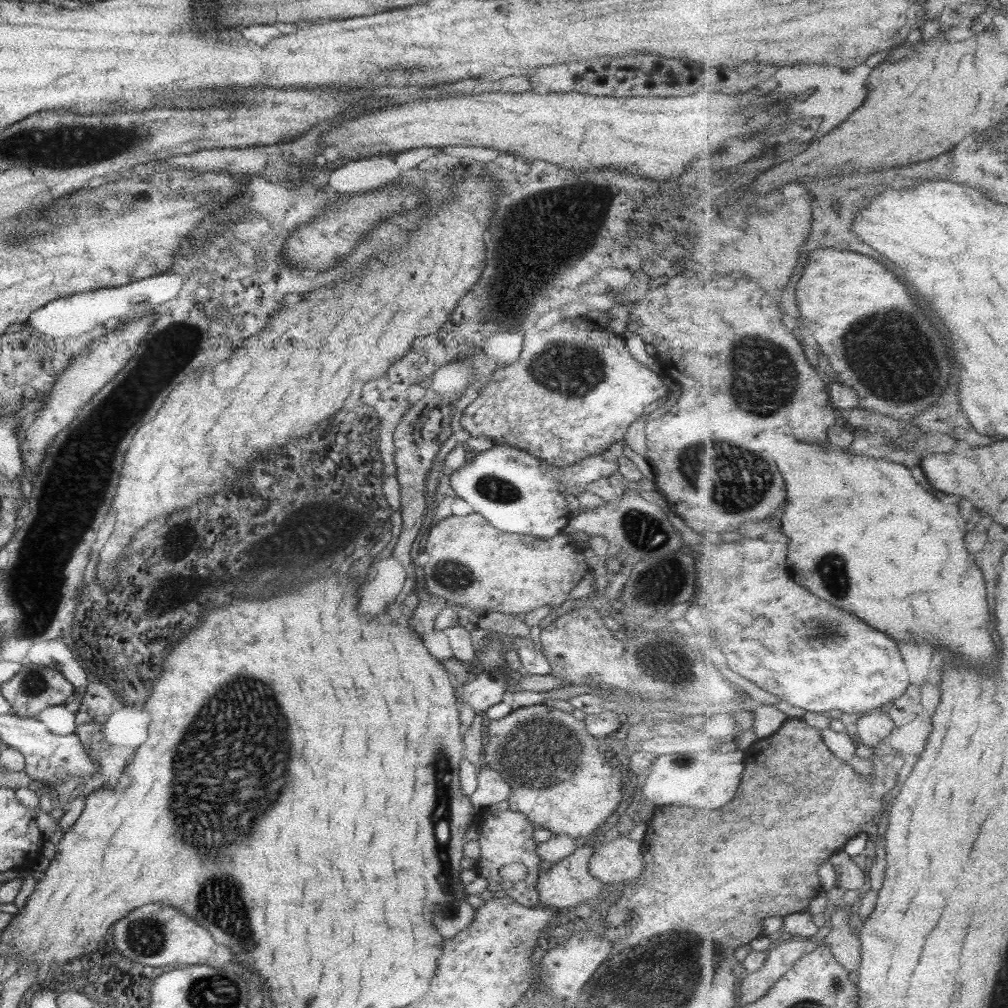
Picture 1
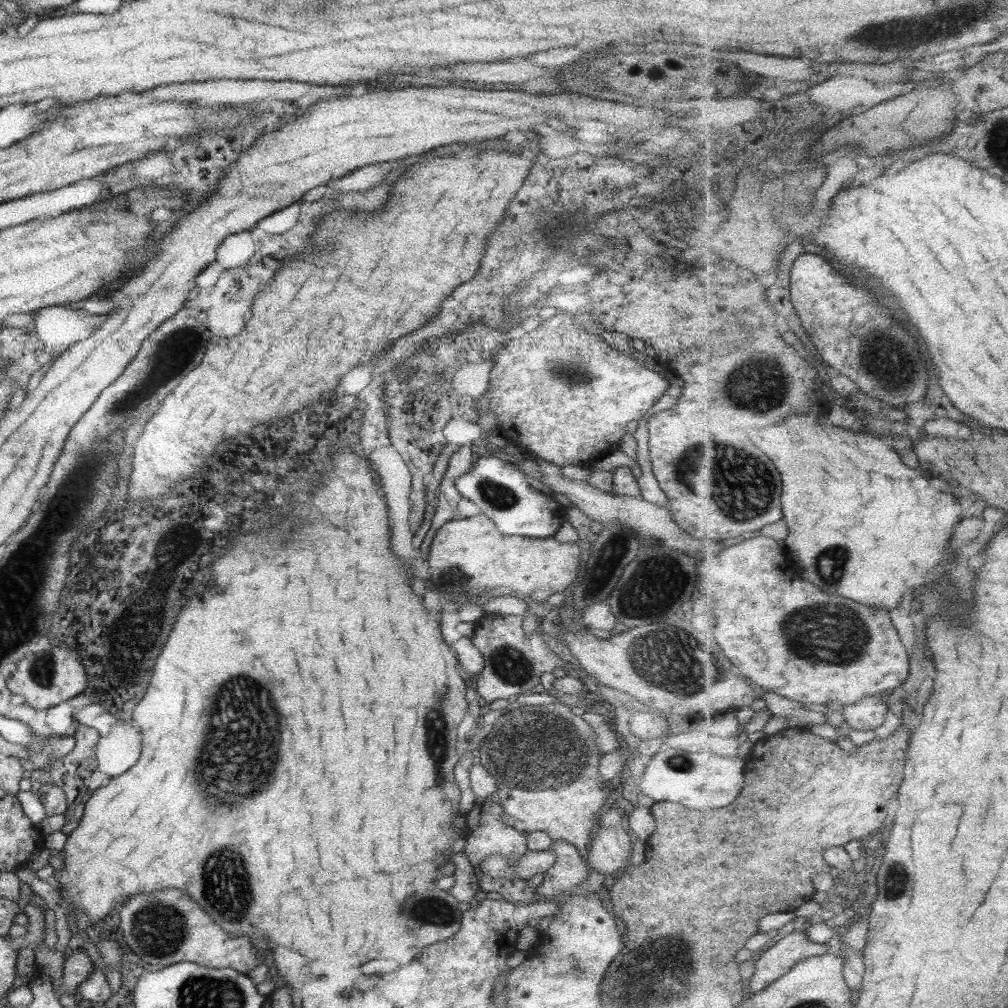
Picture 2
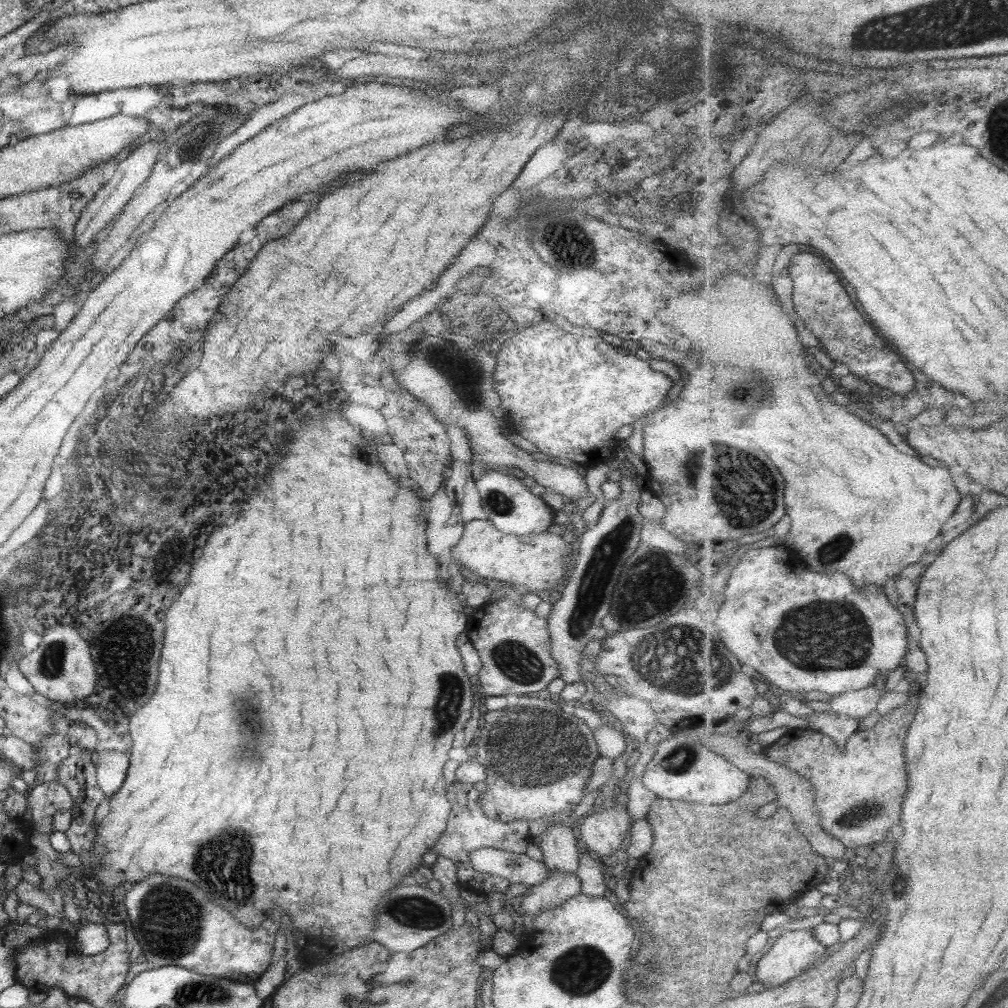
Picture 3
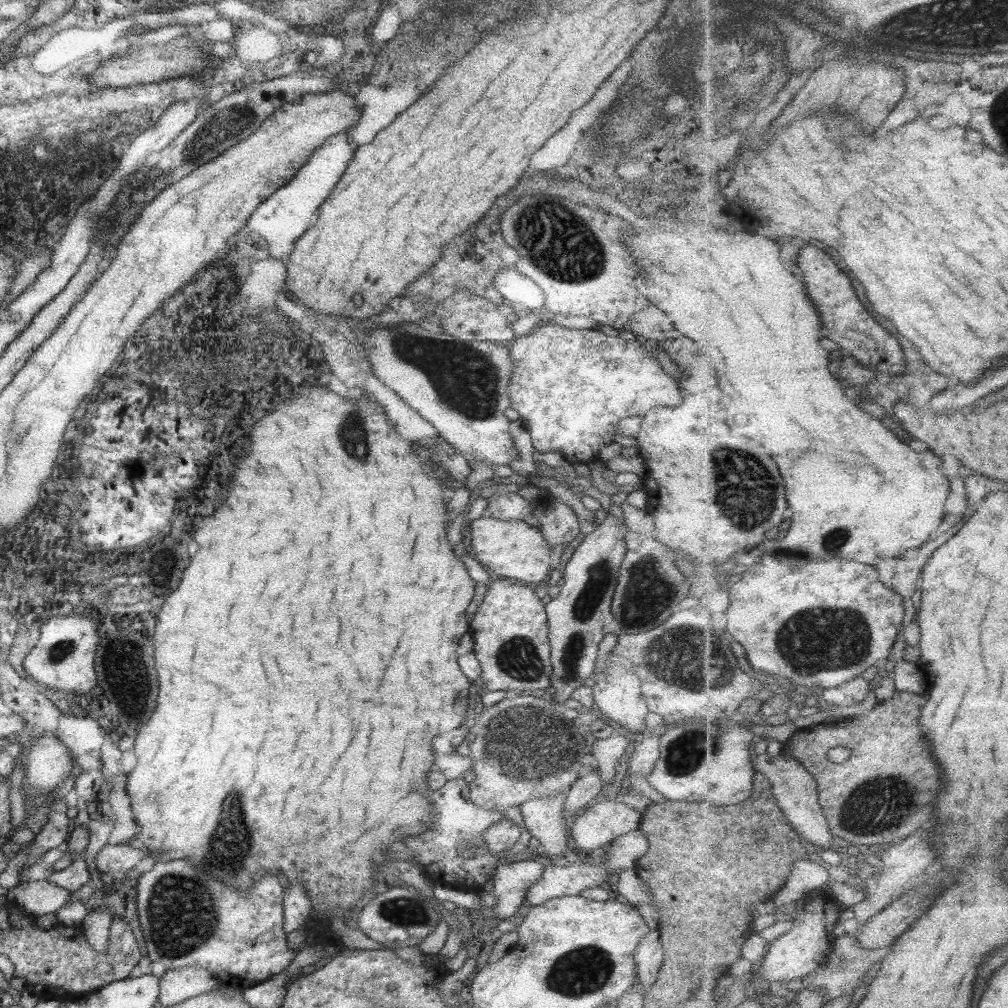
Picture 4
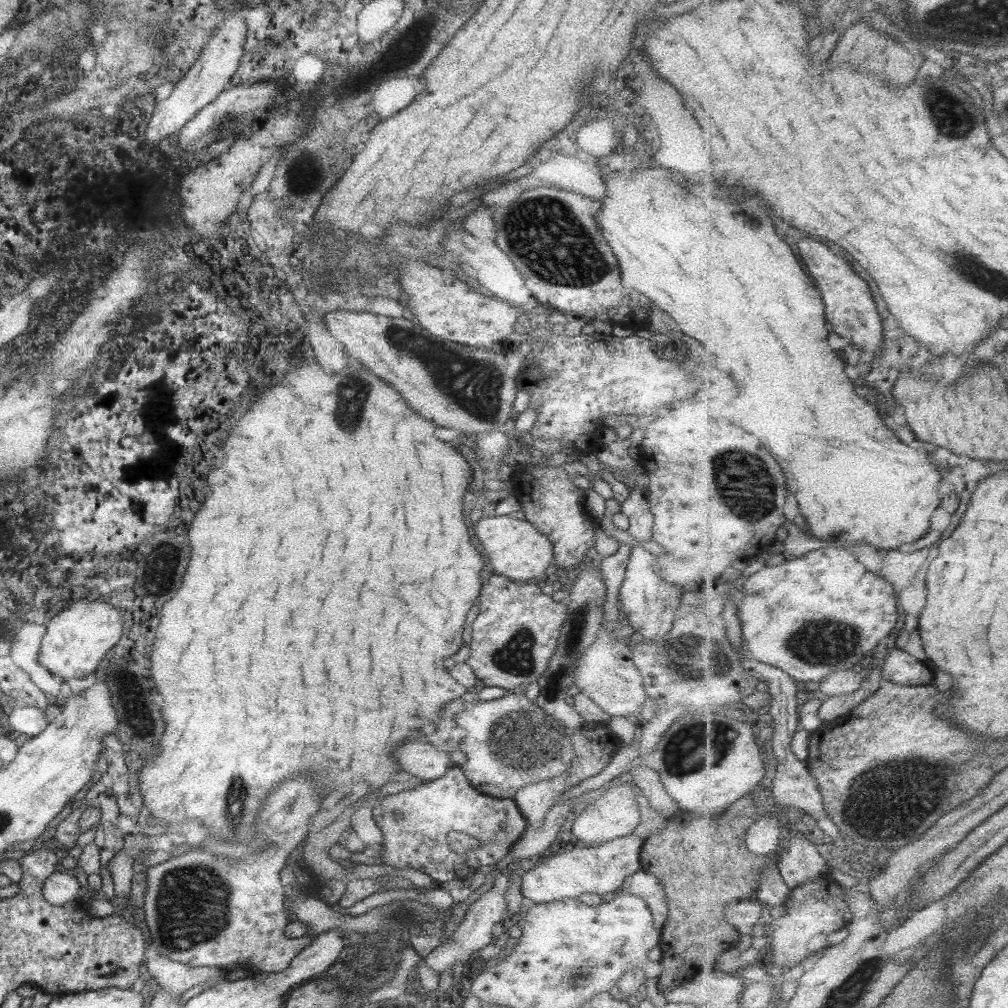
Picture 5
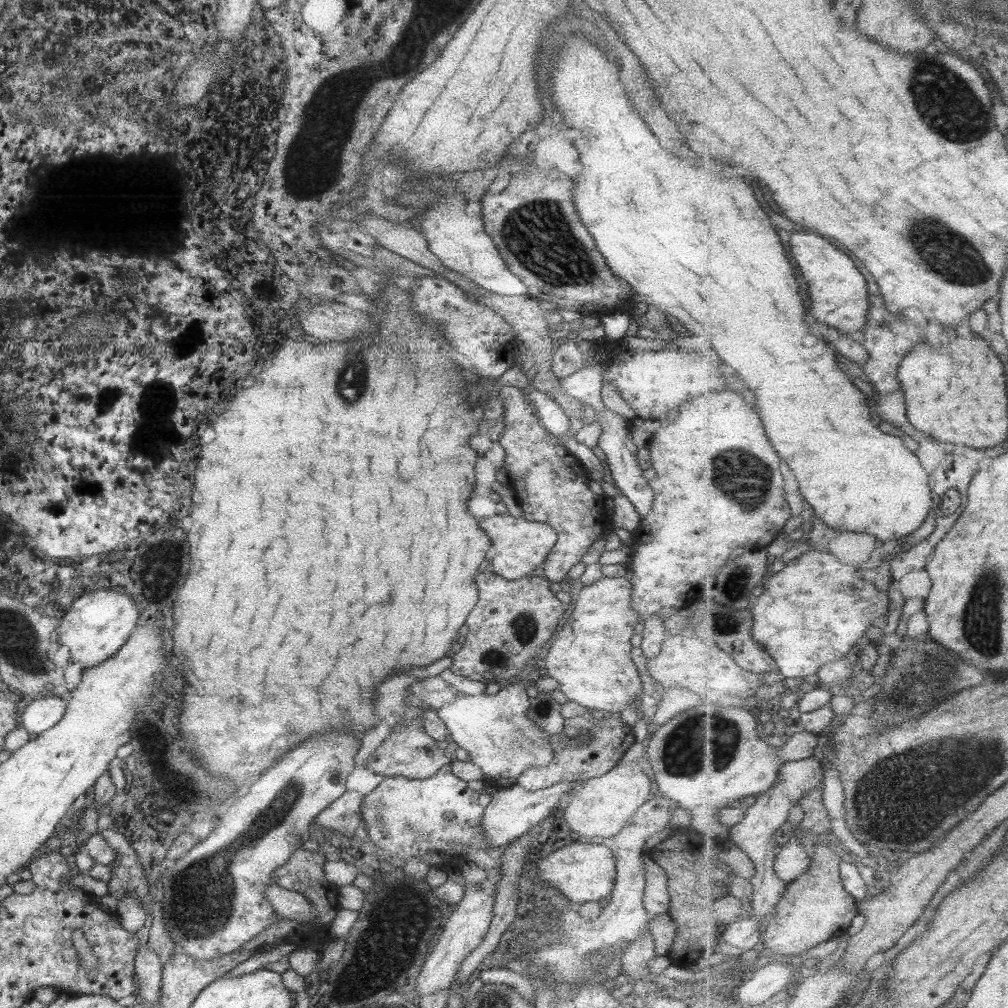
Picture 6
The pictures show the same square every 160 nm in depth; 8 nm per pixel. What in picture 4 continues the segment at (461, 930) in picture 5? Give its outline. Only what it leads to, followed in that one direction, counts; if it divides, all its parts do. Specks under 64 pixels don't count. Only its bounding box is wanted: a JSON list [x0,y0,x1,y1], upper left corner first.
[487,859,543,920]

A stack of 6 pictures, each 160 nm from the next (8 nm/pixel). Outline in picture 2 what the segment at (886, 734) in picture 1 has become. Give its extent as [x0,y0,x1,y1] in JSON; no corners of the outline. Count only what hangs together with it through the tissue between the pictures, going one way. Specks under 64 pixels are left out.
[841,695,889,730]

